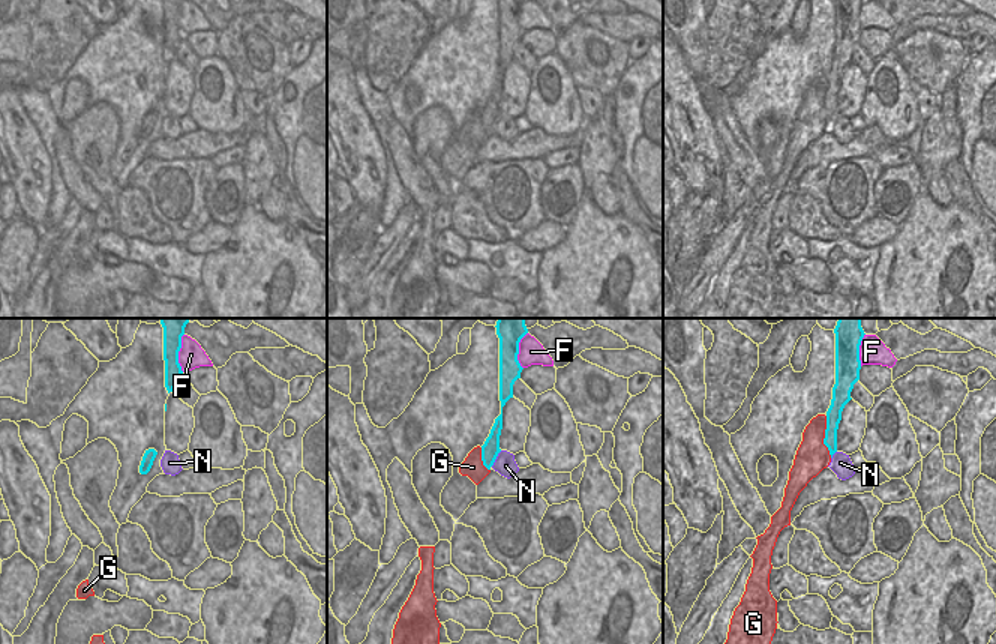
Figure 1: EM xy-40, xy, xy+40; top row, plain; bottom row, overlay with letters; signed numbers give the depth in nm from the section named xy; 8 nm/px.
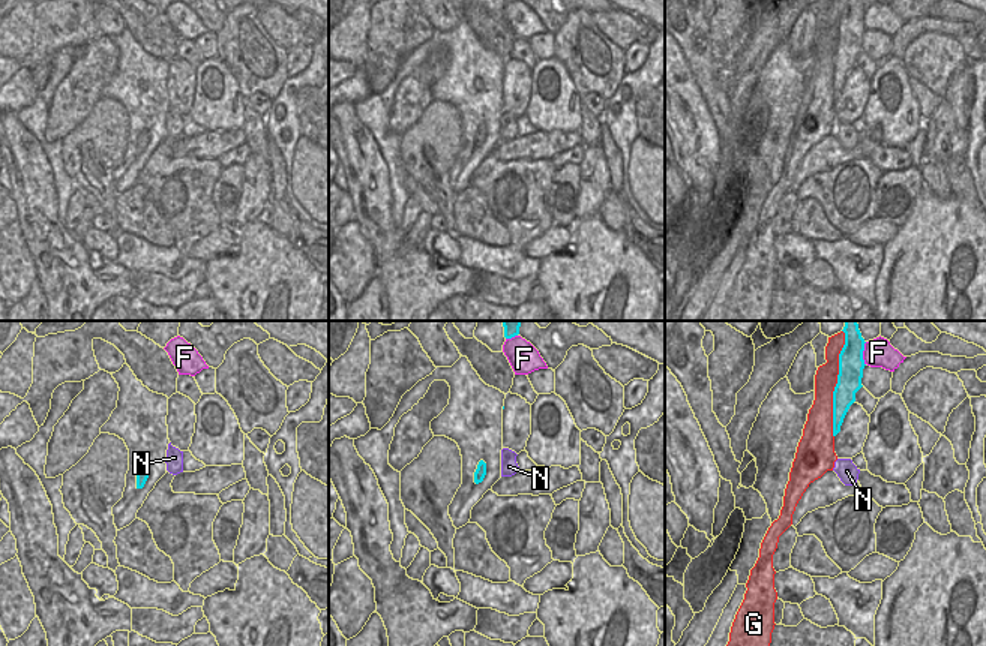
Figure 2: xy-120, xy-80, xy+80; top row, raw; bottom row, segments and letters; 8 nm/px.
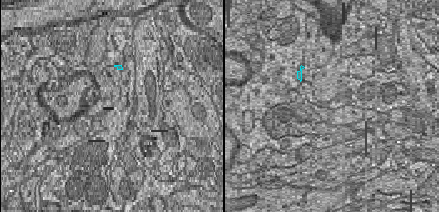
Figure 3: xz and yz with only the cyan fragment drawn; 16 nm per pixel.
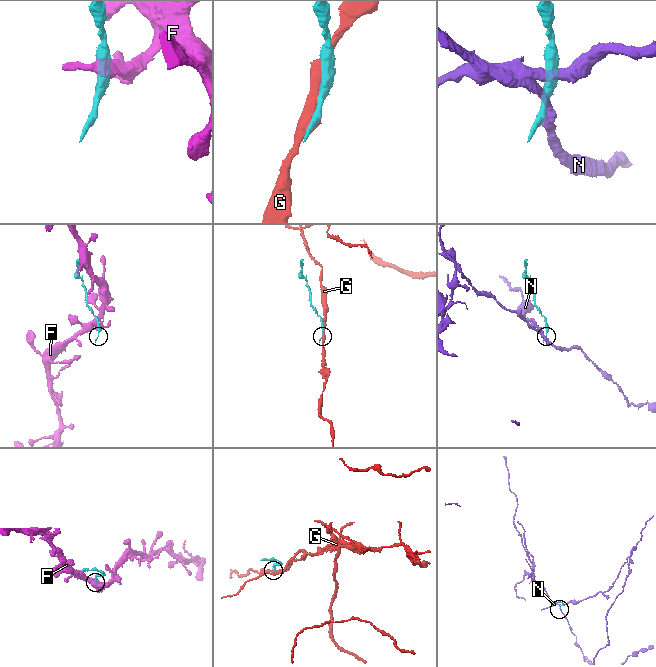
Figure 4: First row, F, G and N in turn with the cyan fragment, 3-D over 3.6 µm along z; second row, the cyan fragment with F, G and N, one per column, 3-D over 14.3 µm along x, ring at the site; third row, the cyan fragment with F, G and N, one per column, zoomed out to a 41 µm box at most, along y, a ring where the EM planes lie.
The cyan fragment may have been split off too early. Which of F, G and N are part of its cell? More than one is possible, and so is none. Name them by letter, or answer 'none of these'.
none of these.

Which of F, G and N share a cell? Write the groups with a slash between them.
F / G / N

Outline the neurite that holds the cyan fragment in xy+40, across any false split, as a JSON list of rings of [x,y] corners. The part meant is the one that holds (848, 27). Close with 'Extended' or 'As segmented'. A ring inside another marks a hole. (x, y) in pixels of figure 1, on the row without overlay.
[[[836,0],[836,48],[831,69],[826,75],[826,93],[824,108],[830,119],[837,116],[837,93],[844,69],[852,63],[850,56],[860,44],[860,9],[864,0]]]. As segmented.

